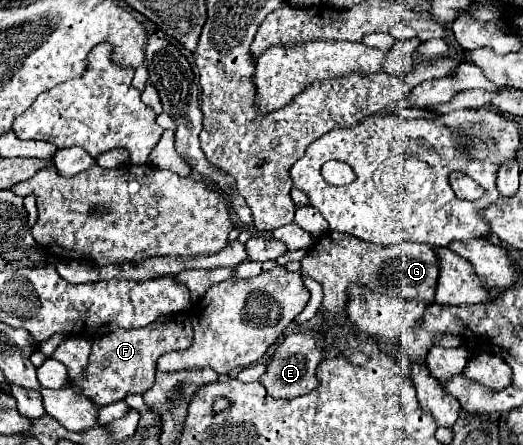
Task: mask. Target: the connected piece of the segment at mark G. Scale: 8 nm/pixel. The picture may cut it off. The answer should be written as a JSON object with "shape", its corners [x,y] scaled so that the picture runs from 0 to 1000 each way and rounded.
{"shape":[[[625,519],[610,533],[606,555],[587,564],[587,578],[576,582],[576,613],[602,627],[618,645],[618,699],[652,708],[660,703],[660,676],[667,676],[671,636],[686,636],[706,645],[717,658],[732,658],[744,667],[793,672],[813,685],[832,681],[832,645],[836,645],[836,578],[828,555],[813,546],[767,546],[767,551],[717,551],[671,533],[663,524]]]}

